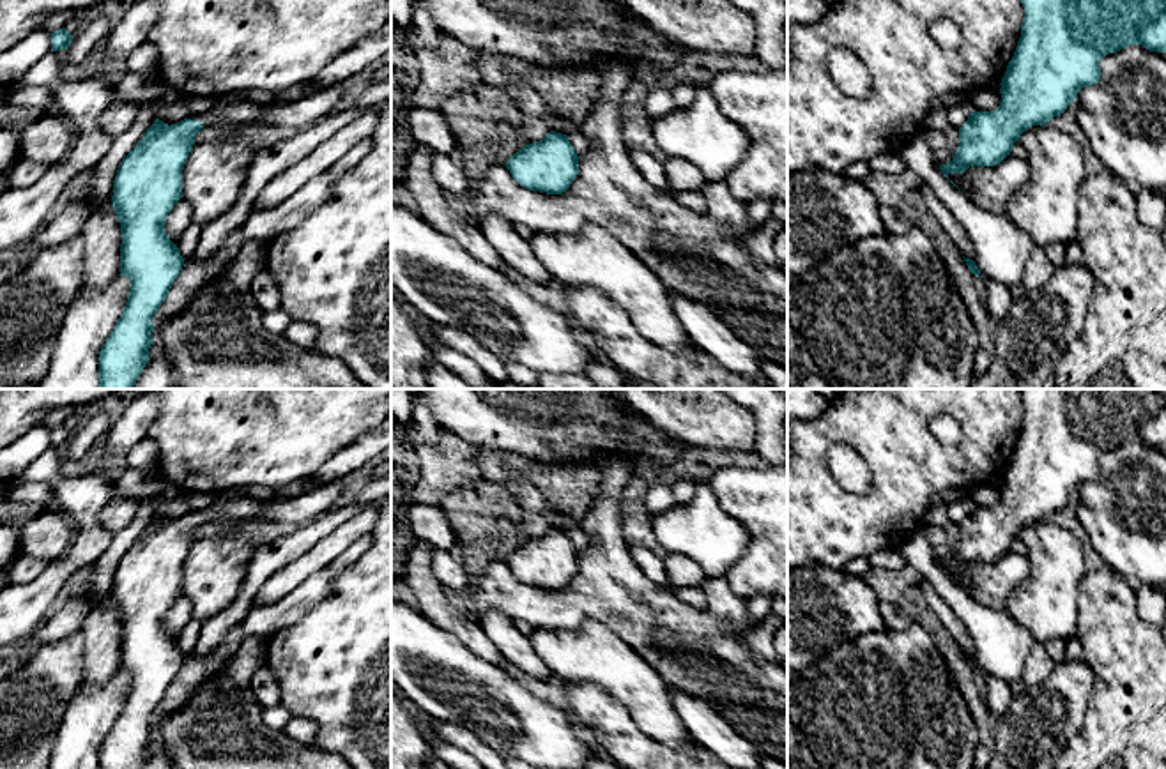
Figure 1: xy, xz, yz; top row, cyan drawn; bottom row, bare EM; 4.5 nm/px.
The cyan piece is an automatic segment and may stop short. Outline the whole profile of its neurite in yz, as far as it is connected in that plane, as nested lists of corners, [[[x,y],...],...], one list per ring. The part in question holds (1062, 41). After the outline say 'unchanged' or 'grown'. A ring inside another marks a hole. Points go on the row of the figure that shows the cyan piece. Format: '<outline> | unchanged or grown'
[[[1021,0],[1024,21],[1012,60],[1001,78],[1001,101],[994,111],[973,111],[959,129],[959,147],[950,163],[941,164],[941,173],[963,173],[970,166],[1000,164],[1021,134],[1033,126],[1044,126],[1076,101],[1078,92],[1101,80],[1099,62],[1131,44],[1141,44],[1148,51],[1166,53],[1166,0]]] | unchanged

